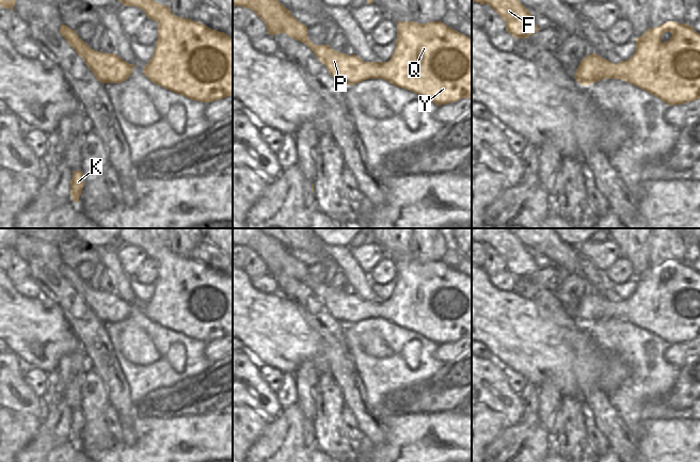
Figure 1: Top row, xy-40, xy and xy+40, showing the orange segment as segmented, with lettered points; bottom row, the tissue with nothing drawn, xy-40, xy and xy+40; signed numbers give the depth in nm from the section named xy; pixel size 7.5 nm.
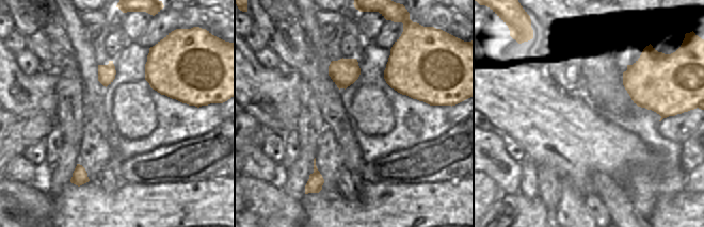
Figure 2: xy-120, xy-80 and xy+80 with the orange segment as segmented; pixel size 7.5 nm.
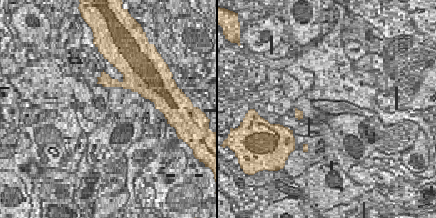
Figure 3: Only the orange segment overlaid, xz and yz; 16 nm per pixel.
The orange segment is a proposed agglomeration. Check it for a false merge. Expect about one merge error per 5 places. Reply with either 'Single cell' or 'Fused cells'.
Single cell.

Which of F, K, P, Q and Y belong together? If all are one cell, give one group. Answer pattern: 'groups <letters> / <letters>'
groups F K P Q Y

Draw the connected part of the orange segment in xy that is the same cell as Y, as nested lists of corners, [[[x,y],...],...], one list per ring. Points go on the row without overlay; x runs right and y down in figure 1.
[[[233,228],[233,245],[251,248],[265,261],[270,274],[285,272],[304,282],[327,306],[331,316],[344,325],[366,318],[383,318],[419,333],[438,346],[462,337],[472,337],[472,277],[442,260],[398,260],[397,278],[391,298],[387,301],[364,301],[354,292],[347,294],[329,284],[315,284],[307,276],[307,266],[298,260],[284,243],[266,235],[260,228]]]

